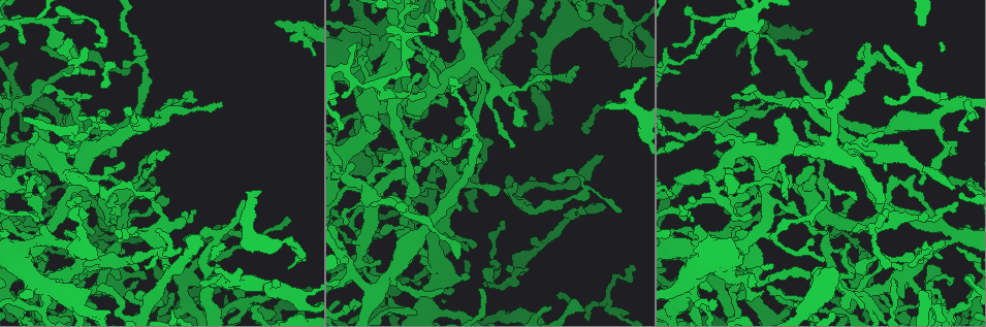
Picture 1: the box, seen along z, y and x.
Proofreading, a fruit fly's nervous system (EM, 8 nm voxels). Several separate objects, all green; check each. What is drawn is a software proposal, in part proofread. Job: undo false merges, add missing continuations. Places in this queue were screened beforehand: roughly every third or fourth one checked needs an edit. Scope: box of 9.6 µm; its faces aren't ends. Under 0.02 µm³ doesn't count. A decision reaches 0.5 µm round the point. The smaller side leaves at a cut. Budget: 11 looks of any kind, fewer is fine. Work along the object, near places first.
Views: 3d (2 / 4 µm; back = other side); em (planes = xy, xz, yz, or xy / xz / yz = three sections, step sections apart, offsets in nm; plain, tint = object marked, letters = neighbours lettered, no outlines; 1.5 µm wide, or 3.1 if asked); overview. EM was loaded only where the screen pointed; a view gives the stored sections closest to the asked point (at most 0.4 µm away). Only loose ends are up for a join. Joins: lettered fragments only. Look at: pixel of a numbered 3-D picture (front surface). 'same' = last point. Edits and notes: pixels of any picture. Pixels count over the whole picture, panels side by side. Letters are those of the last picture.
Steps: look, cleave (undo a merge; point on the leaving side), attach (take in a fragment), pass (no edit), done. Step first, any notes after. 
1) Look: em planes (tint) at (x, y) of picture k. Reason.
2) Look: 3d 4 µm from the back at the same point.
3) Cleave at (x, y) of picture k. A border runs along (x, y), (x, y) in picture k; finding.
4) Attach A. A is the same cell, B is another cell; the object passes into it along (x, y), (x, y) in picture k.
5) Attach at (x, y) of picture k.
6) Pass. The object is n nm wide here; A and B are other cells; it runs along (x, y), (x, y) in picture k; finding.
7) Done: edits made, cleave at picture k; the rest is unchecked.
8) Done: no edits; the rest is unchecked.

Look: em planes (letters) at (765, 22) of picture 1. An open end.

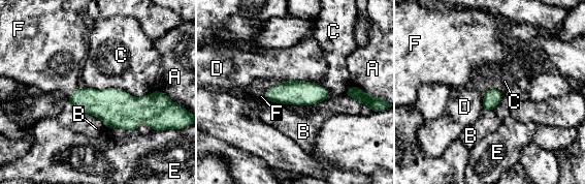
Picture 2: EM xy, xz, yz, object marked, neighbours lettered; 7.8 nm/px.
Attach F. F is the same cell, A, B, C, D and E are other cells; it goes on there.

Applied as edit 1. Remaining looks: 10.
Look: em planes (letters) at (601, 156) of picture 1. An open end.

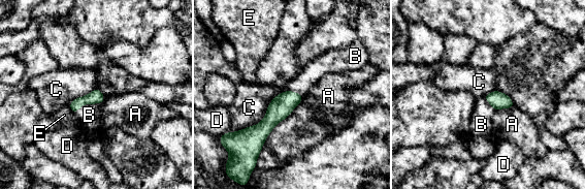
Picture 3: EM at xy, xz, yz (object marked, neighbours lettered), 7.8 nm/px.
Attach B. The longest contact is with C, 550 nm; B is the same cell, A, C, D and E are other cells; the neuron continues.

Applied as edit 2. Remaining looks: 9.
Look: em planes (letters) at (94, 286) of picture 1.

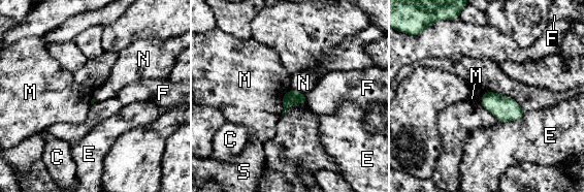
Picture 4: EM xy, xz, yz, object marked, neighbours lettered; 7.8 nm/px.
Pass. C, E, F, M, N and S are other cells; a border runs along (290, 89), (283, 97), (281, 114) in picture 4; no lettered fragment goes on from it.

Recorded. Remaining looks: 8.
Done: edits made, attach at picture 2, attach at picture 3; the rest is unchecked.

